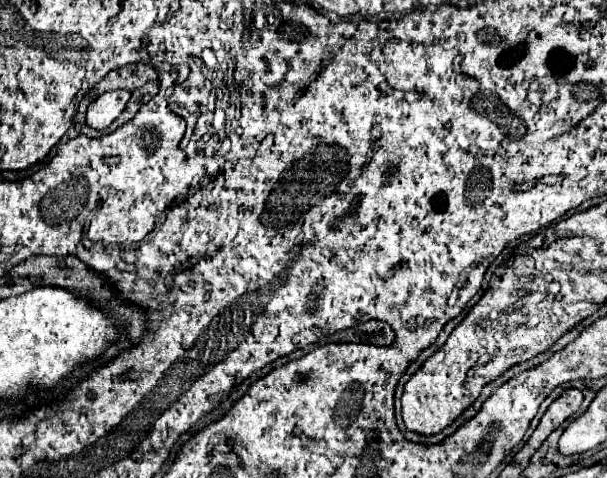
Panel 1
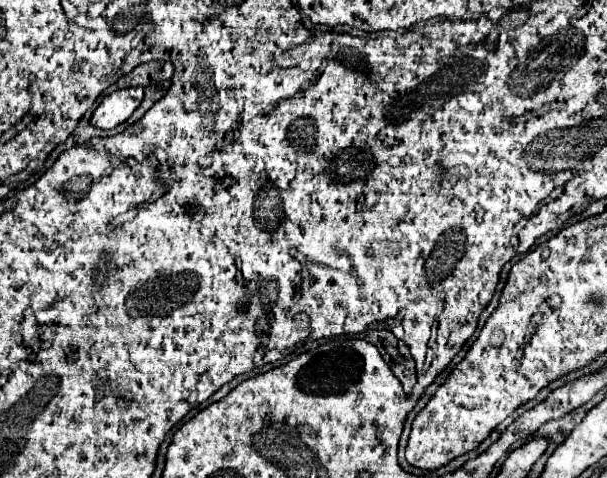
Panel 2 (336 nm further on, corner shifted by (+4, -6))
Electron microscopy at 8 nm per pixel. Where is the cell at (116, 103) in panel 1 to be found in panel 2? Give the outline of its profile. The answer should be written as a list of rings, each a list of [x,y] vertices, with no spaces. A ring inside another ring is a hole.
[[[129,87],[115,91],[99,103],[89,123],[99,129],[113,129],[131,117],[131,113],[139,107],[141,99],[143,99],[143,87]]]

